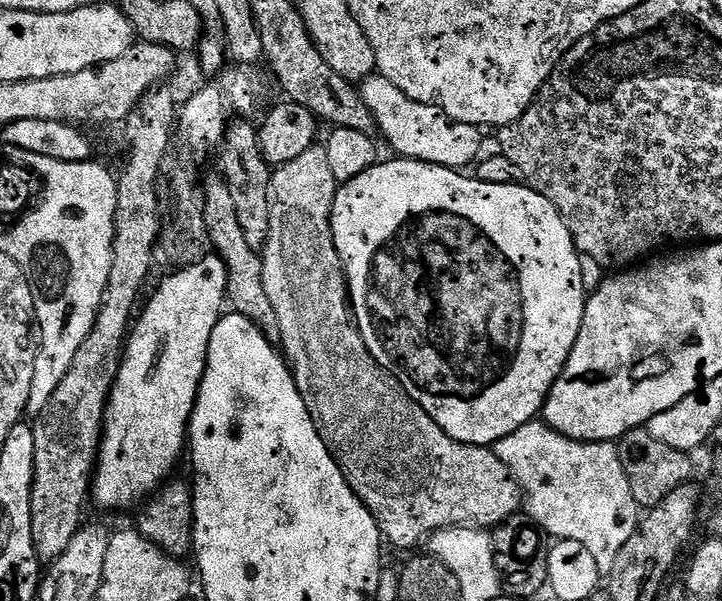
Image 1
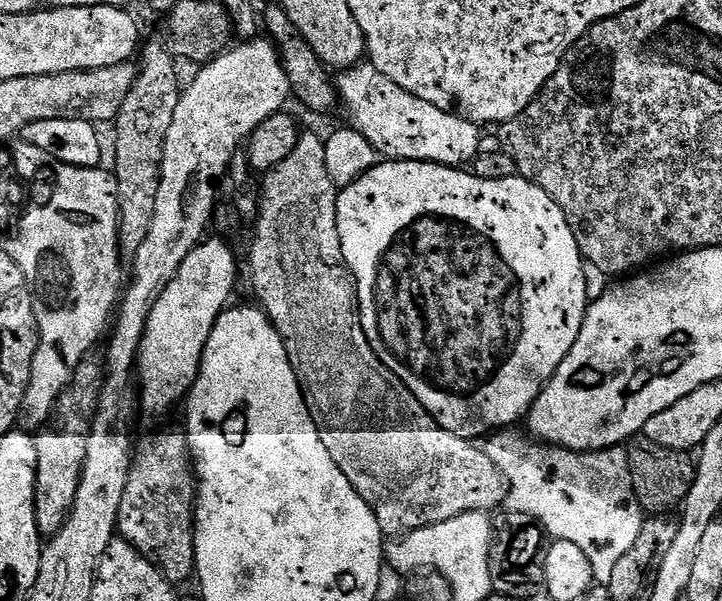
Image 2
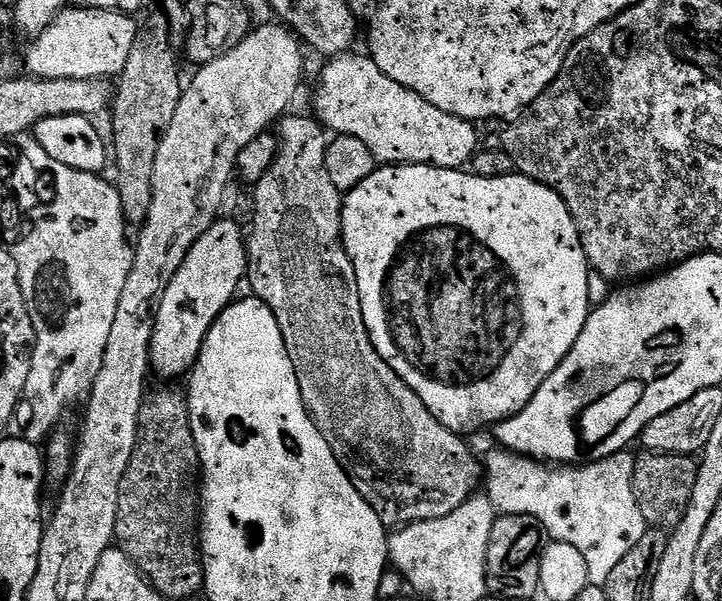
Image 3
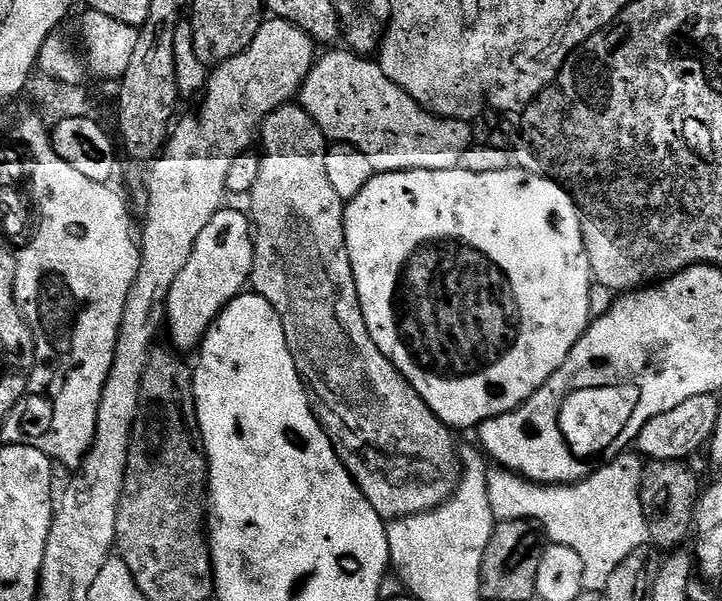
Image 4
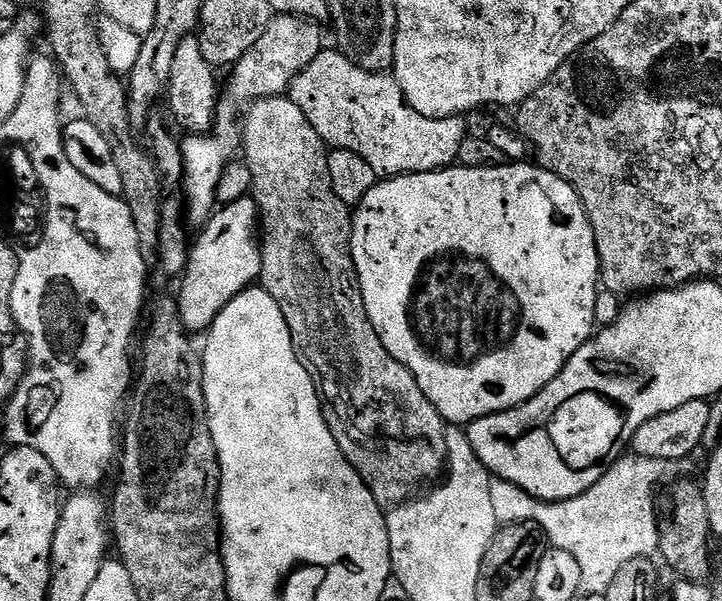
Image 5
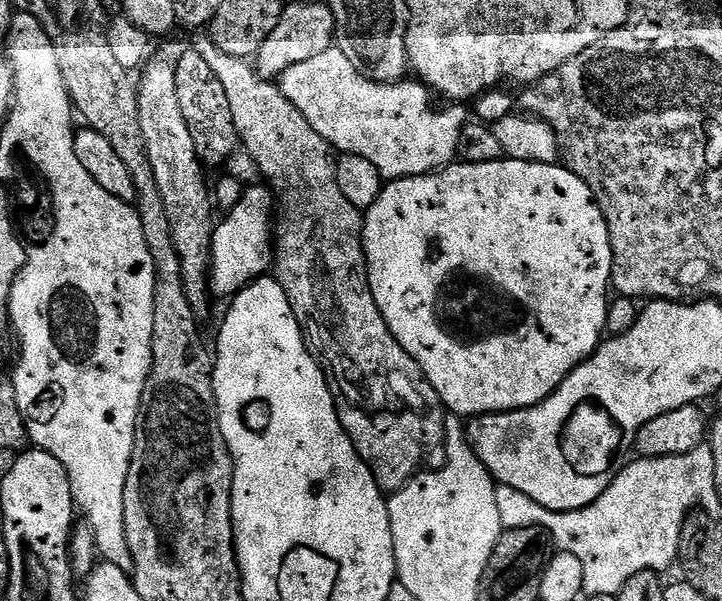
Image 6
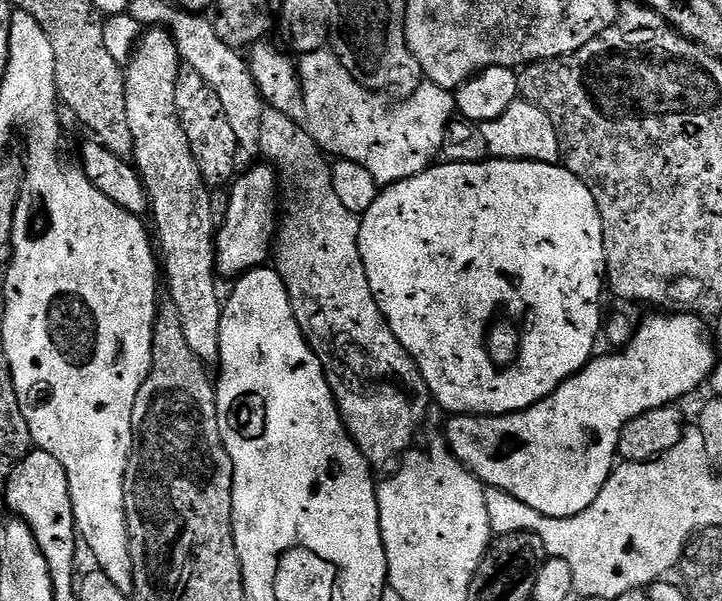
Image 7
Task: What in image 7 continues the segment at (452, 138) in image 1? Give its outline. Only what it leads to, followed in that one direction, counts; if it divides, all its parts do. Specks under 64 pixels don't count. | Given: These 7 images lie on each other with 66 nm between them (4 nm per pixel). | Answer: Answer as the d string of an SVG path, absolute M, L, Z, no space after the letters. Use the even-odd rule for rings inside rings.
M261 42L251 49L252 60L250 56L250 67L252 70L252 77L256 83L256 87L260 89L260 95L271 107L276 108L282 114L286 114L298 126L302 126L314 138L314 142L318 147L324 149L329 157L339 158L341 160L349 160L350 162L358 162L358 166L362 166L366 170L370 170L370 174L376 179L377 185L387 186L390 184L397 184L400 180L405 180L411 176L416 176L420 172L425 172L427 168L433 167L434 161L441 155L444 147L444 135L448 129L448 125L452 123L454 117L457 115L456 98L455 95L447 88L439 88L437 84L431 82L421 83L420 89L413 92L411 96L401 99L396 102L396 105L387 104L383 95L370 91L364 88L358 81L356 81L351 74L342 66L342 62L338 57L328 50L321 50L319 52L309 52L299 57L300 61L295 64L288 56L283 56L276 48L271 48L268 42Z

